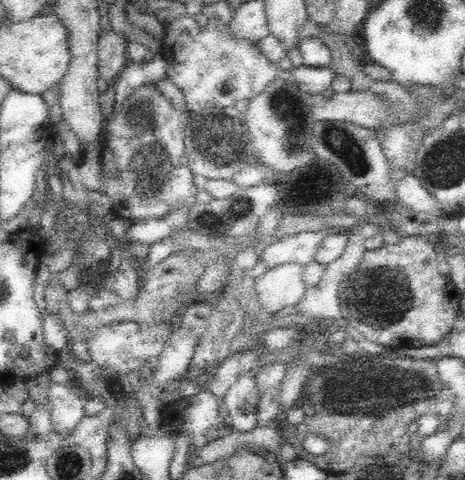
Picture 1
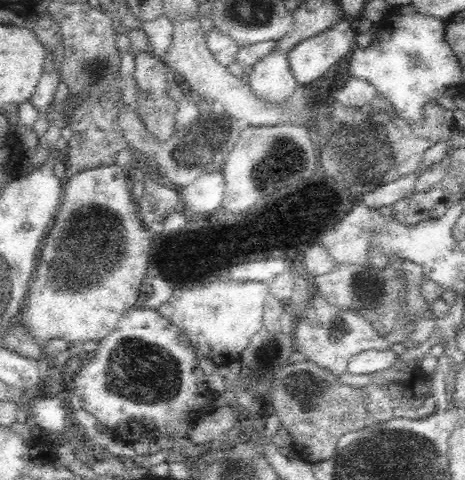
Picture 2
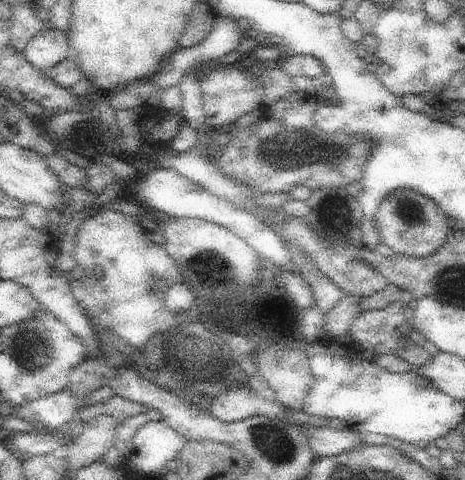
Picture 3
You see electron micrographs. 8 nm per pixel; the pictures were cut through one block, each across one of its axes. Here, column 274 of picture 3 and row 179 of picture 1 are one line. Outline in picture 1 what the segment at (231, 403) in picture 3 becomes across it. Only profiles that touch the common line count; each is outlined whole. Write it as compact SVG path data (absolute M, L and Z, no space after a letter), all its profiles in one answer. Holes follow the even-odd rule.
M406 176L396 184L396 196L398 200L412 208L414 212L424 212L432 216L442 216L436 198L422 186L422 182L416 176Z

